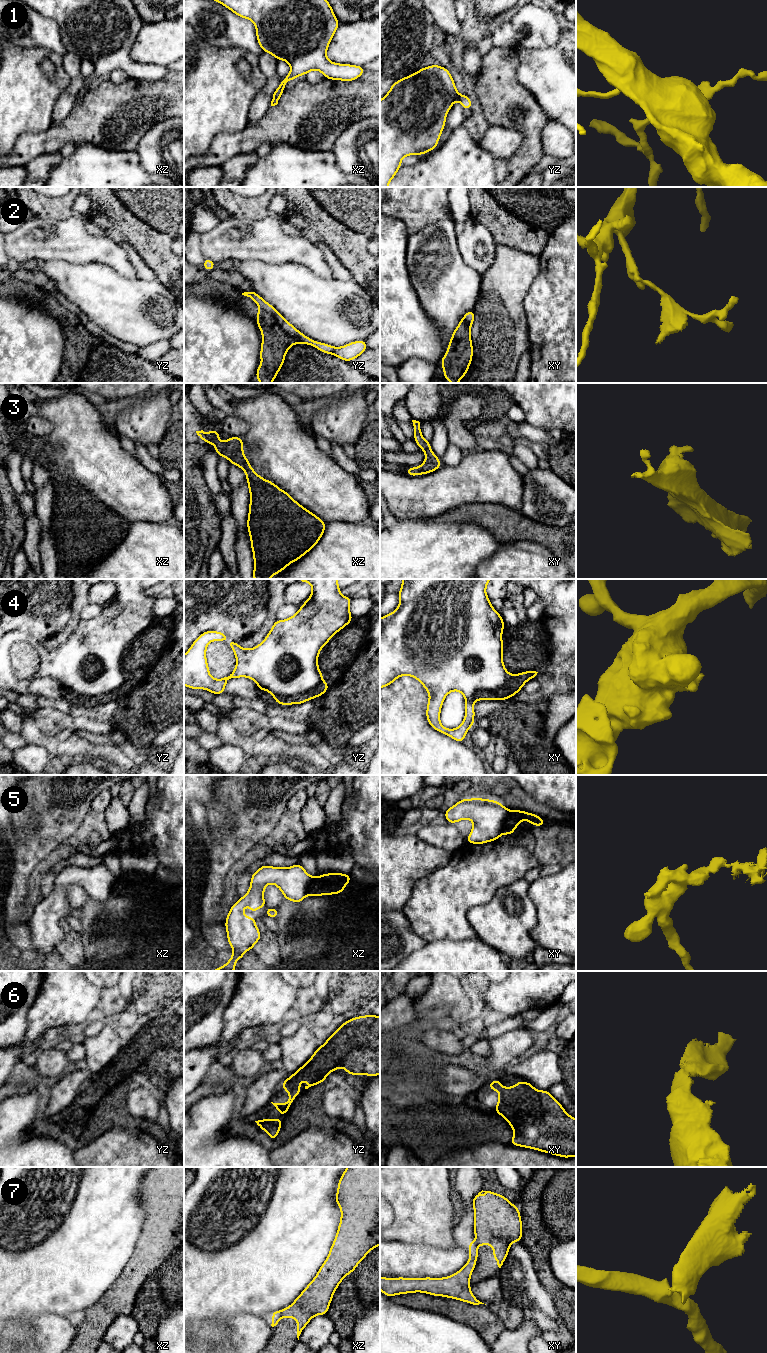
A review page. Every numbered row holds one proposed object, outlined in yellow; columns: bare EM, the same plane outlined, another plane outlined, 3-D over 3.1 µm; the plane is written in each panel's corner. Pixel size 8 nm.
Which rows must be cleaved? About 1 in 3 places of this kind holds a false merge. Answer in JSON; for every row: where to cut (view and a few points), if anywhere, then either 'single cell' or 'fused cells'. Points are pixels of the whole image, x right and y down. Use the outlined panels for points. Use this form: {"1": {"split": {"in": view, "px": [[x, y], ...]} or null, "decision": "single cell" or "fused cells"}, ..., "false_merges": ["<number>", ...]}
{"1": {"split": null, "decision": "single cell"}, "2": {"split": {"in": "yz", "px": [[260, 307], [269, 312], [288, 334], [301, 342]]}, "decision": "fused cells"}, "3": {"split": null, "decision": "single cell"}, "4": {"split": {"in": "yz", "px": [[321, 679], [315, 686], [305, 692], [275, 699]]}, "decision": "fused cells"}, "5": {"split": {"in": "xy", "px": [[508, 811], [505, 817], [503, 833]]}, "decision": "fused cells"}, "6": {"split": null, "decision": "single cell"}, "7": {"split": {"in": "xz", "px": [[282, 1311], [280, 1317]]}, "decision": "fused cells"}, "false_merges": ["2", "4", "5", "7"]}

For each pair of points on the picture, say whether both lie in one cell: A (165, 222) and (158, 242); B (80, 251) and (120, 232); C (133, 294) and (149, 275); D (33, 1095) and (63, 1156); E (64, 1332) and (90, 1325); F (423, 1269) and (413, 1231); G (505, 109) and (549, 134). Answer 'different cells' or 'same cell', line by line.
A: different cells
B: different cells
C: different cells
D: same cell
E: different cells
F: different cells
G: different cells

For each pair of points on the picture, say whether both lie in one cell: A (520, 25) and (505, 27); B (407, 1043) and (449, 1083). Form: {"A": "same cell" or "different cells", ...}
{"A": "different cells", "B": "same cell"}

